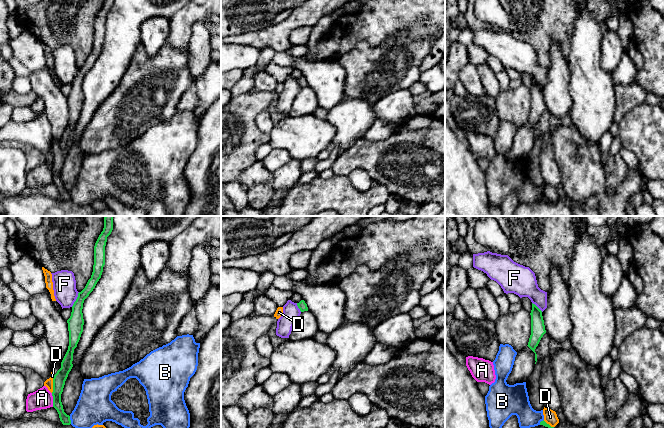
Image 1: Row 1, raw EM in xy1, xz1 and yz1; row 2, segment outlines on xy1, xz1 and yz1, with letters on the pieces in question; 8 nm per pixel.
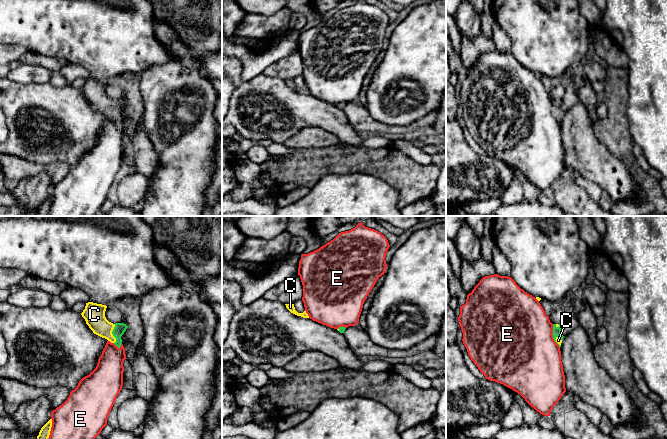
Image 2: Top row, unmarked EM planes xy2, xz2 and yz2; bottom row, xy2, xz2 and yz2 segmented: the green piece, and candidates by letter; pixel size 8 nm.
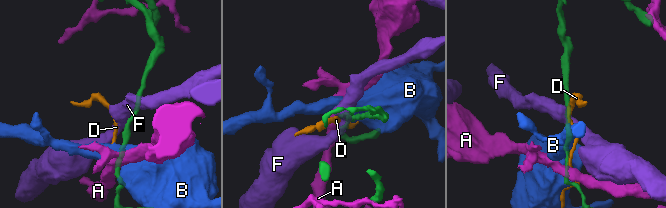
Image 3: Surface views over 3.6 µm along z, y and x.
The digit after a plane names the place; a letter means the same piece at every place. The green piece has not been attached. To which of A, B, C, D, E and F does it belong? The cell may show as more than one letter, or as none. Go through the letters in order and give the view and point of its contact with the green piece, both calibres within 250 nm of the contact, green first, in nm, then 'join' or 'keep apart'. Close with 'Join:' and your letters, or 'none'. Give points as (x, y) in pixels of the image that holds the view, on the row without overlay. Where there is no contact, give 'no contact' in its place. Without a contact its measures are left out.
A: xy1 (53, 176) | 100/160 nm | keep apart
B: xy1 (70, 196) | 80/280 nm | keep apart
C: xy2 (112, 109) | 90/180 nm | join
D: xy1 (53, 160) | 100/70 nm | keep apart
E: yz2 (553, 112) | 60/480 nm | keep apart
F: xy1 (76, 75) | 130/190 nm | keep apart
Join: C

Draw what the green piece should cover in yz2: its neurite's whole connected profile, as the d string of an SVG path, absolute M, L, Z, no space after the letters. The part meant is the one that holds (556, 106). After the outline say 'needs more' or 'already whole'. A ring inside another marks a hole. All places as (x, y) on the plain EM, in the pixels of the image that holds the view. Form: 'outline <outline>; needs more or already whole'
outline M553 100L553 115L561 123L563 111L561 109L562 100Z; needs more

